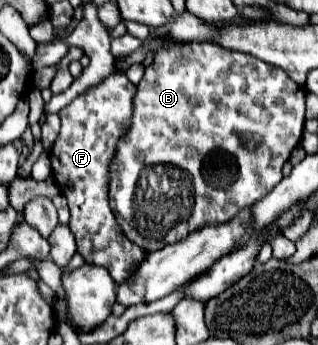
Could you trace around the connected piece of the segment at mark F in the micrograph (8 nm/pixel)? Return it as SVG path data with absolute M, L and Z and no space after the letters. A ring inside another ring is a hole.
M114 73L100 85L78 95L70 105L60 109L62 129L50 149L54 179L70 207L70 231L76 237L78 253L86 263L104 267L114 283L126 281L144 259L144 251L124 237L108 205L108 167L114 157L116 141L128 129L132 115L132 97L136 87L126 75Z

